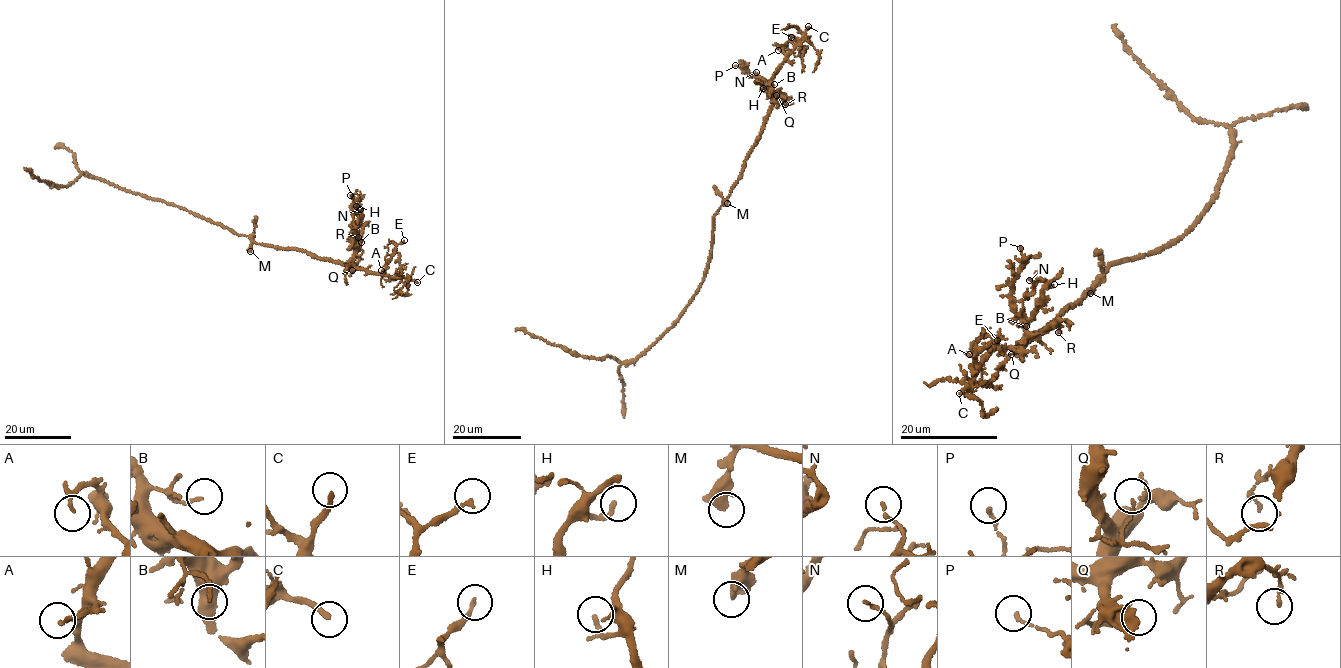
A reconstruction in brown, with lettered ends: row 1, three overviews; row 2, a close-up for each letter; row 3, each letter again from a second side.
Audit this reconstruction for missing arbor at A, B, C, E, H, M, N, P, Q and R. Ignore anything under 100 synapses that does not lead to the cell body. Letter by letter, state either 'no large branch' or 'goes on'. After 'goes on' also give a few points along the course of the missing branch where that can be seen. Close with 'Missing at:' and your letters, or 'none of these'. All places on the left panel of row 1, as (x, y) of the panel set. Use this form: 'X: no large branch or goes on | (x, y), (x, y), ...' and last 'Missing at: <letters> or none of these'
A: no large branch
B: no large branch
C: goes on | (417, 282), (427, 294), (424, 314), (428, 323), (420, 338), (419, 354), (414, 364), (394, 370)
E: no large branch
H: no large branch
M: no large branch
N: no large branch
P: no large branch
Q: no large branch
R: no large branch
Missing at: C

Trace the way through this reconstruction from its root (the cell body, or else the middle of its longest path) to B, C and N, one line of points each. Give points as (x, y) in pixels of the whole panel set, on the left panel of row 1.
B: (217, 224), (255, 243), (305, 252), (342, 264), (355, 251), (354, 240), (361, 242)
C: (217, 224), (256, 243), (305, 252), (352, 270), (417, 282)
N: (217, 224), (255, 243), (305, 252), (342, 264), (355, 251), (360, 209)

